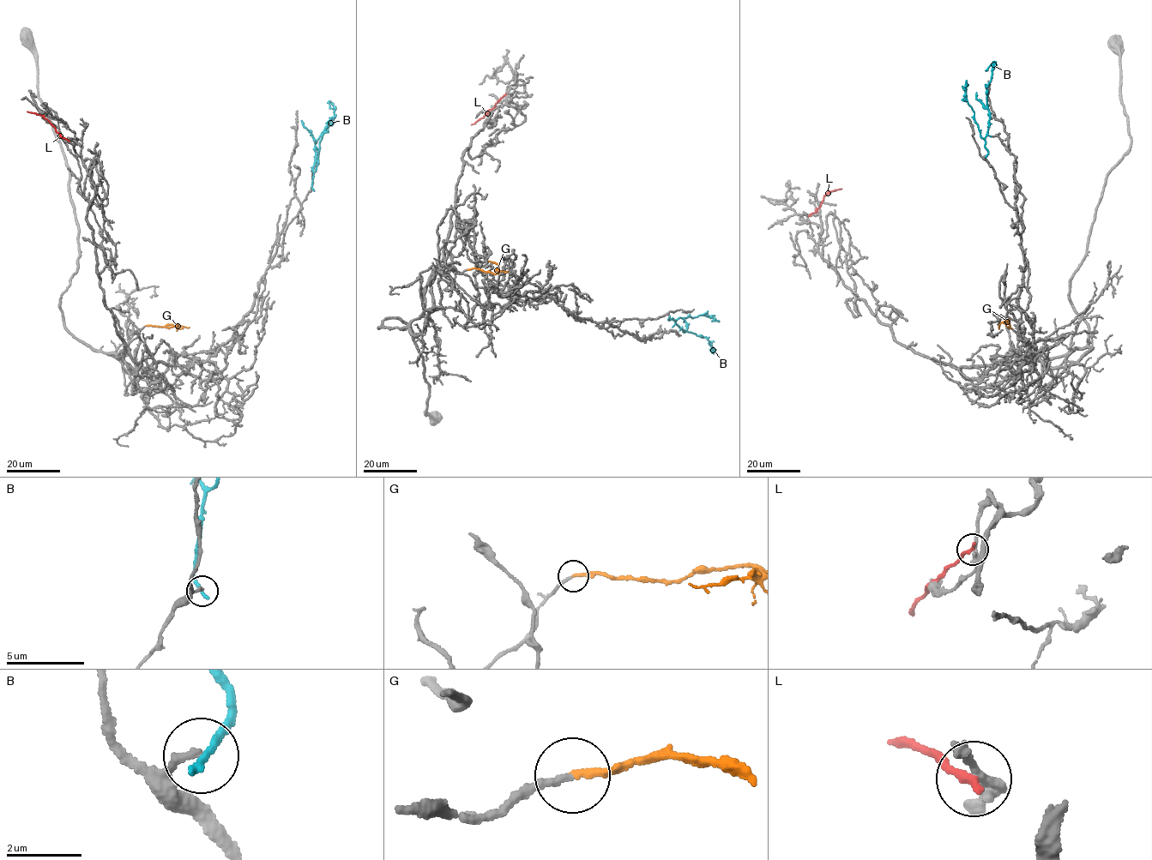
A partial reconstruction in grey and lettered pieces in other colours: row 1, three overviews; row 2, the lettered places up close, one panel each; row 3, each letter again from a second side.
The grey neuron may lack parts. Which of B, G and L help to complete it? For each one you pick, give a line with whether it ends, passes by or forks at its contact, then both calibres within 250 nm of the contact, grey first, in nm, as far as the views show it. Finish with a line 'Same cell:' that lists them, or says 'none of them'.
G: it ends; calibres 170 and 190 nm
Same cell: G

